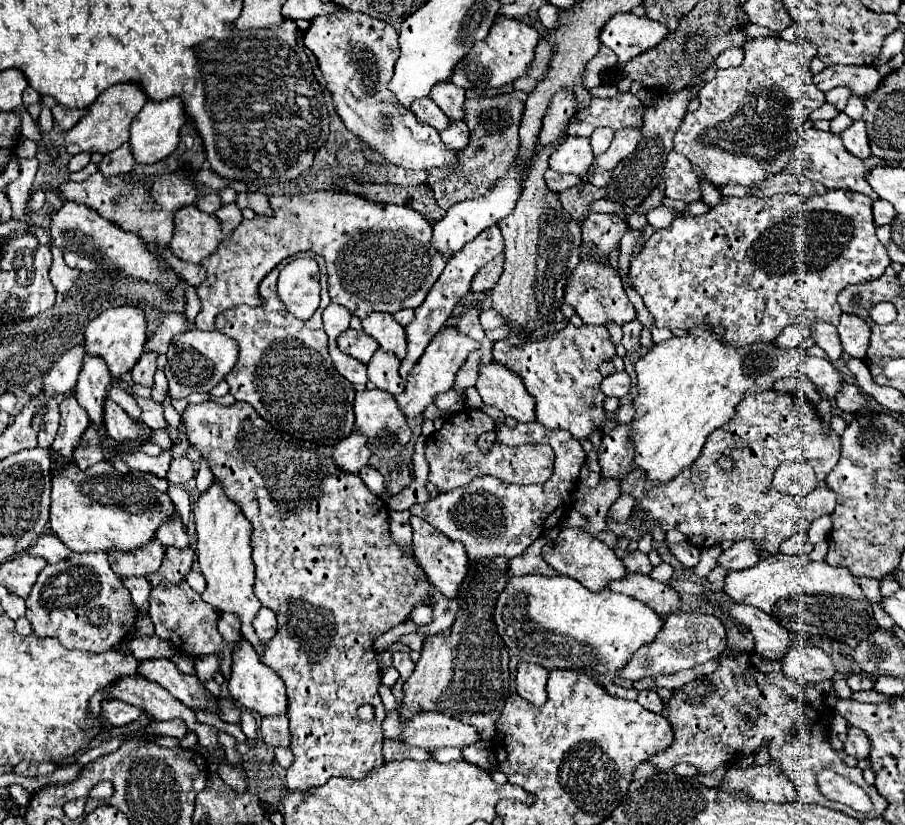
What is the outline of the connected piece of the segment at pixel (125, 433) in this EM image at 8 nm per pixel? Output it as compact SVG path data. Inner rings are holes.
M108 400L108 406L104 408L104 424L108 430L108 436L116 442L124 440L140 440L140 442L150 442L154 430L150 430L144 422L132 420L116 402Z

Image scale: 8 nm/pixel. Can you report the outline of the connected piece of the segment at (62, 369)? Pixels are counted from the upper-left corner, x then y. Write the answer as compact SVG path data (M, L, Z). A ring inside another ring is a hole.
M72 346L56 364L54 368L44 376L44 396L50 398L58 392L68 392L76 386L78 374L84 366L84 346Z

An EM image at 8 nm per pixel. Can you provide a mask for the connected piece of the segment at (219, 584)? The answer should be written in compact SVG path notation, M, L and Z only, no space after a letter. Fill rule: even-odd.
M214 482L208 492L200 496L200 500L192 506L194 518L196 518L196 556L200 564L200 572L206 578L206 590L202 592L204 602L212 604L220 612L232 612L240 618L242 624L242 636L254 646L260 655L264 652L264 647L258 640L254 628L252 628L252 618L260 610L260 600L252 592L254 586L254 562L252 562L252 548L250 548L250 532L252 526L244 518L242 510L228 500L224 490L220 490L220 484Z

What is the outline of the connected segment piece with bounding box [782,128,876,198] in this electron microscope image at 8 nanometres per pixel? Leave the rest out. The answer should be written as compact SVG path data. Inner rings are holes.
M814 128L804 130L800 134L800 140L797 142L796 148L794 148L794 156L782 172L804 176L804 178L810 178L812 182L820 182L826 188L826 191L832 190L832 188L834 190L836 188L850 188L854 192L862 192L870 198L876 198L874 190L866 182L868 168L864 166L862 160L852 158L852 154L848 154L848 150L844 150L844 144L840 142L840 138L832 132L822 132L822 130L814 130ZM795 152L800 156L795 156Z

